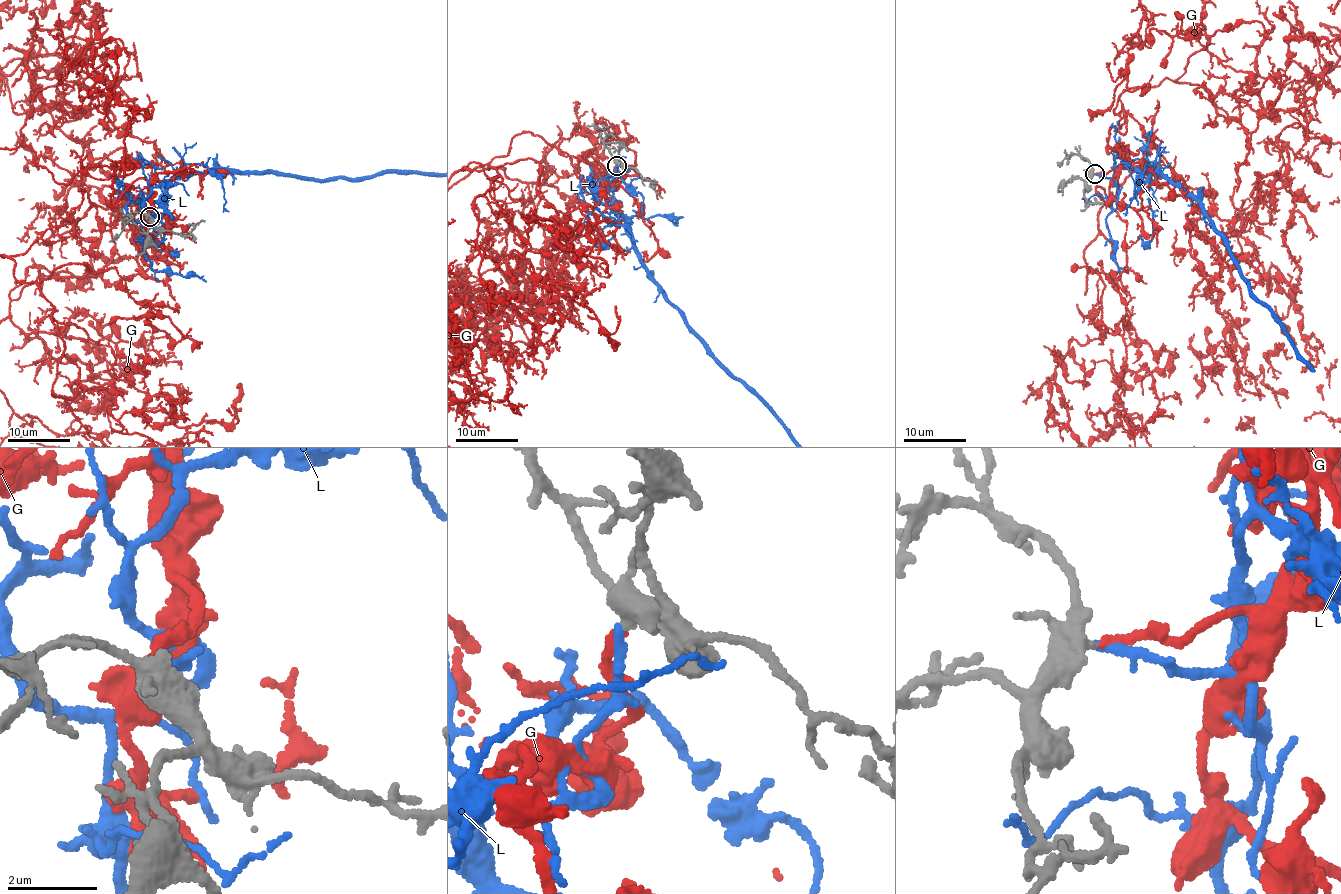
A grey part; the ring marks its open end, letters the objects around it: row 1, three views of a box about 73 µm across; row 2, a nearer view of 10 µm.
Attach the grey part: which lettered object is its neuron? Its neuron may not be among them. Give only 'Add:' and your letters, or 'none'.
Add: G

